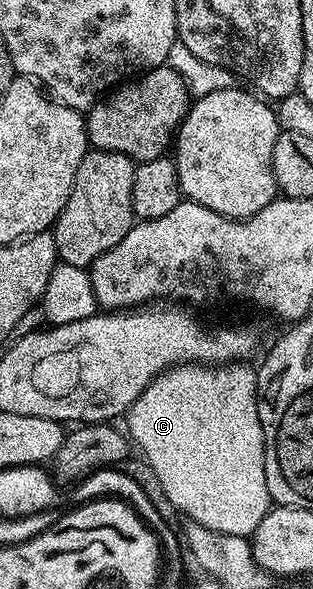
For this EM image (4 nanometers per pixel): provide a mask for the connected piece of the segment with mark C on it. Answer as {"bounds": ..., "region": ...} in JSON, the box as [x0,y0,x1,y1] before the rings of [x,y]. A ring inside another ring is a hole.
{"bounds":[125,363,272,538],"region":[[[184,363],[172,365],[170,369],[164,369],[158,377],[151,380],[149,387],[145,387],[145,391],[141,391],[141,395],[131,404],[131,408],[125,414],[125,422],[127,421],[125,429],[130,440],[134,442],[137,449],[140,449],[138,452],[144,461],[147,461],[148,465],[153,467],[153,471],[157,473],[157,477],[160,479],[170,502],[173,503],[173,507],[184,518],[187,516],[188,522],[205,527],[209,531],[246,538],[250,538],[251,534],[254,533],[255,528],[259,526],[261,519],[272,504],[271,496],[267,490],[267,480],[265,479],[265,447],[263,446],[263,428],[257,411],[259,392],[257,391],[255,375],[256,370],[252,366],[250,369],[247,363],[224,363],[222,365]]]}

